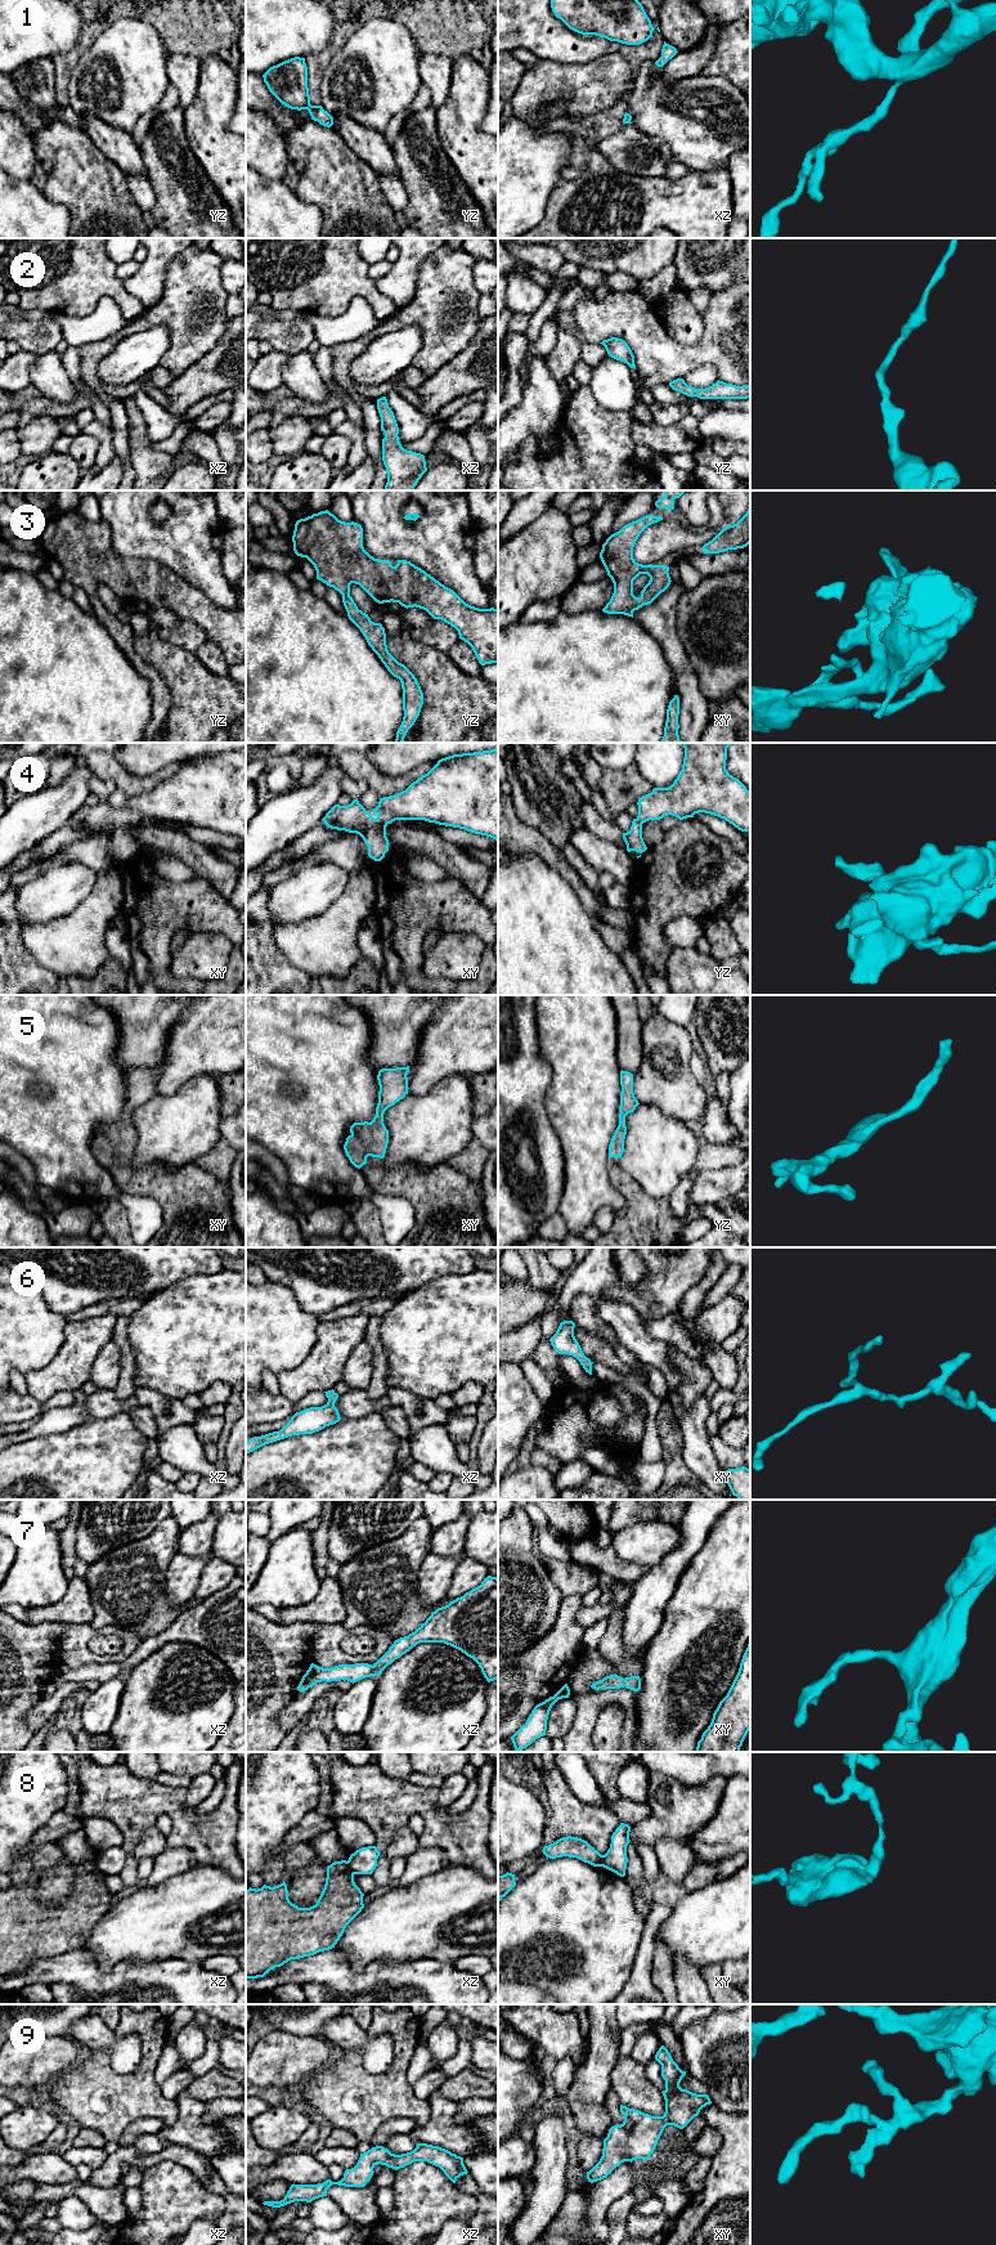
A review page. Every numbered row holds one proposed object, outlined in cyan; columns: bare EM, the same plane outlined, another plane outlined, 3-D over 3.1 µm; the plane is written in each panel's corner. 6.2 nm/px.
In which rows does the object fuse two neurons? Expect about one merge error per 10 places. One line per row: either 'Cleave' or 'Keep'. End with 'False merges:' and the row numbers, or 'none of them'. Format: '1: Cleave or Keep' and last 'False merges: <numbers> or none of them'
1: Keep
2: Keep
3: Keep
4: Keep
5: Keep
6: Keep
7: Keep
8: Cleave
9: Keep
False merges: 8

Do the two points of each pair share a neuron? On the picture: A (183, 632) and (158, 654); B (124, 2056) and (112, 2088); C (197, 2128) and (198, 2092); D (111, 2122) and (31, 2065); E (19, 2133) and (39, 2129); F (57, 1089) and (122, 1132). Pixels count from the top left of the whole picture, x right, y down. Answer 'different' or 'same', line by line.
A: different
B: different
C: different
D: different
E: same
F: different

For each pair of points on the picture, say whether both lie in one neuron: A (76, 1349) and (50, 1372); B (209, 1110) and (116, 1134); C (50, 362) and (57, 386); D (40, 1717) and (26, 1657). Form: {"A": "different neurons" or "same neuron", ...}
{"A": "same neuron", "B": "different neurons", "C": "same neuron", "D": "different neurons"}

